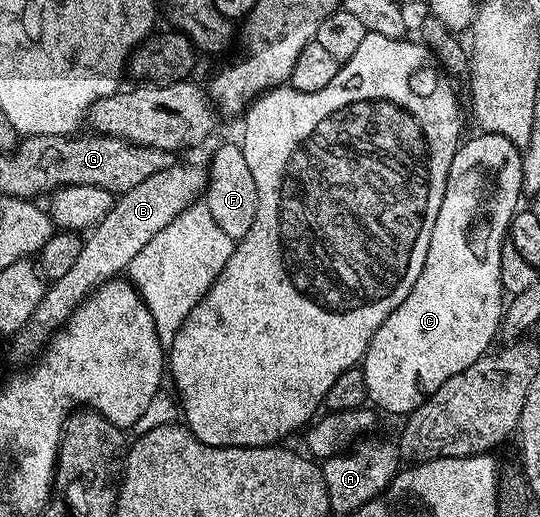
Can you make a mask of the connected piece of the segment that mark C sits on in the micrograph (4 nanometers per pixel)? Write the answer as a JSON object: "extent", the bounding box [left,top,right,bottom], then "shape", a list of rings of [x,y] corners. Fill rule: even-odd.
{"extent":[360,133,523,417],"shape":[[[478,133],[475,136],[475,139],[470,139],[467,143],[465,140],[459,146],[457,153],[452,157],[452,165],[448,169],[448,181],[446,182],[444,201],[440,201],[440,213],[436,213],[436,225],[432,225],[432,241],[428,241],[428,257],[424,257],[424,269],[420,273],[420,277],[416,277],[414,290],[408,293],[408,297],[404,297],[404,301],[400,301],[400,305],[396,305],[396,309],[392,309],[392,313],[388,313],[384,325],[380,325],[380,329],[376,329],[376,333],[366,350],[366,357],[360,364],[364,373],[366,394],[369,402],[379,412],[385,413],[387,411],[388,414],[399,415],[399,417],[409,415],[410,412],[414,411],[428,397],[432,397],[432,393],[436,393],[436,389],[440,389],[440,385],[444,385],[444,381],[448,381],[448,377],[456,377],[456,373],[468,369],[468,365],[472,365],[480,356],[487,354],[491,350],[491,347],[489,341],[486,339],[497,340],[499,338],[499,324],[502,322],[504,312],[504,299],[502,301],[502,297],[504,298],[504,290],[502,286],[502,274],[500,273],[500,253],[502,252],[502,244],[507,242],[508,228],[514,212],[519,210],[520,207],[518,195],[521,196],[523,194],[523,152],[519,148],[511,145],[508,137],[488,135],[485,133]]]}

